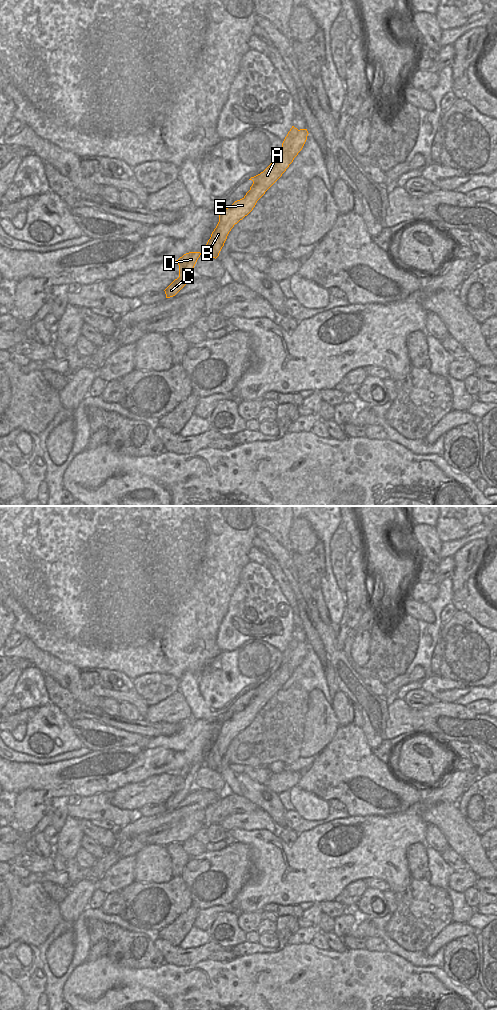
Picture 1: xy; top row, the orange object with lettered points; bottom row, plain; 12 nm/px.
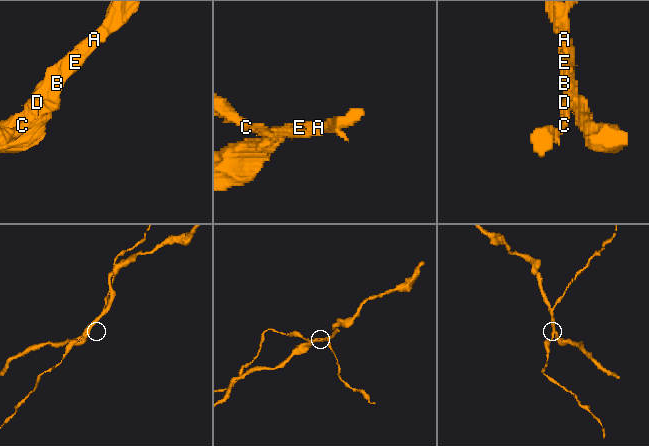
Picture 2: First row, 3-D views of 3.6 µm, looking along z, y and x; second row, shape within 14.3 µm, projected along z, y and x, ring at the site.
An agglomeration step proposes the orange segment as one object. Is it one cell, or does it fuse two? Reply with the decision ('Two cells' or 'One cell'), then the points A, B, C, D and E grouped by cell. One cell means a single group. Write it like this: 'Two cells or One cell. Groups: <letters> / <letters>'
Two cells. Groups: A B E / C D.

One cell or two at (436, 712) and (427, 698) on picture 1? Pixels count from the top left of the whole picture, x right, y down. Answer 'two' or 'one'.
two

